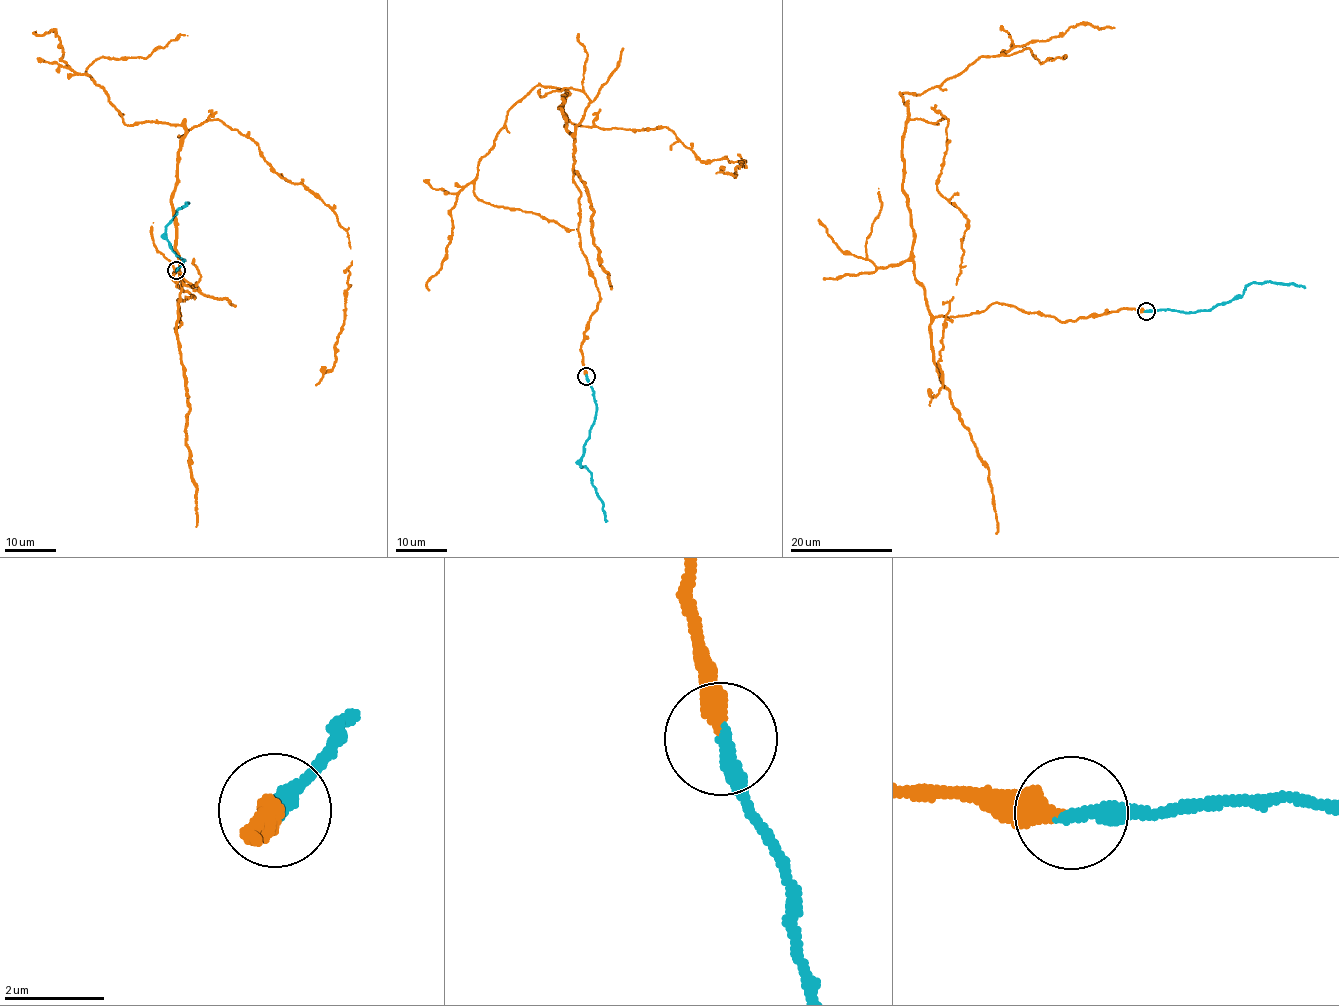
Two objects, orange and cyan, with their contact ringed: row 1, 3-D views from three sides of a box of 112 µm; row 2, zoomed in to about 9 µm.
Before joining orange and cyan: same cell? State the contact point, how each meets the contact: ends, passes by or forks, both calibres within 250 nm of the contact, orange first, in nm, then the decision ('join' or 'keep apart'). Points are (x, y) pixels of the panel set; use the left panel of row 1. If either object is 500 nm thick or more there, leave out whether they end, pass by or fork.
(176, 270) | orange ends | cyan ends | 380/320 nm | join

